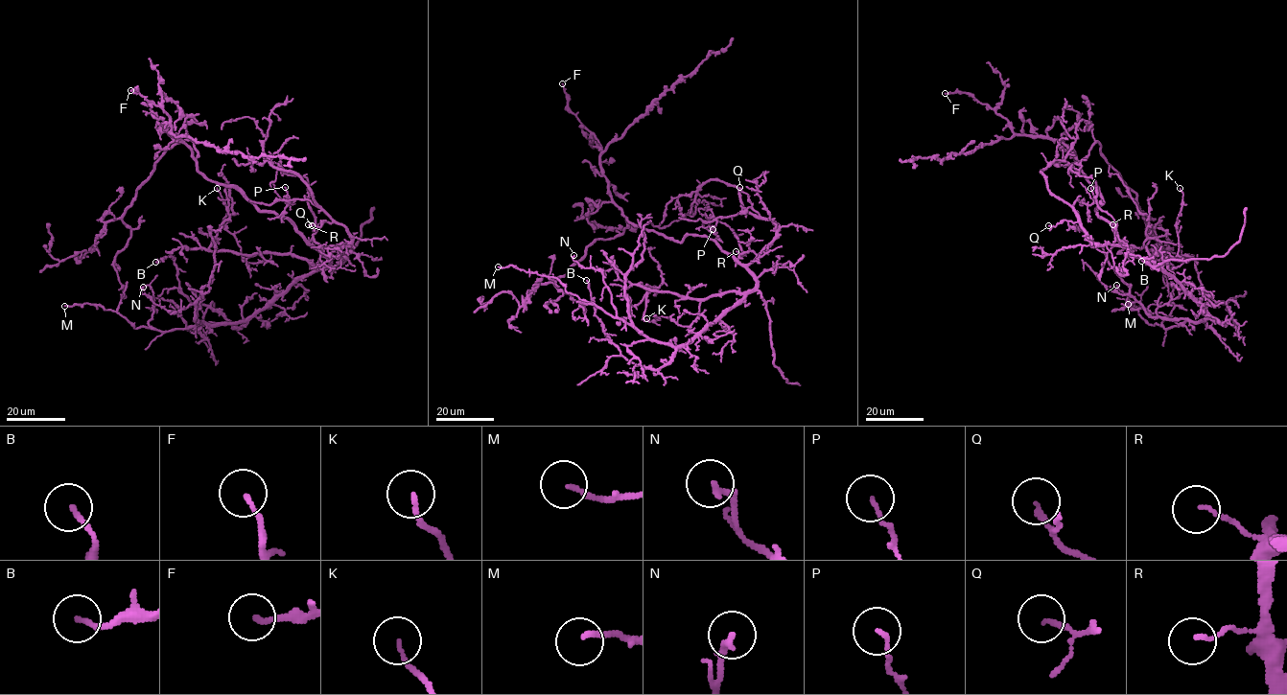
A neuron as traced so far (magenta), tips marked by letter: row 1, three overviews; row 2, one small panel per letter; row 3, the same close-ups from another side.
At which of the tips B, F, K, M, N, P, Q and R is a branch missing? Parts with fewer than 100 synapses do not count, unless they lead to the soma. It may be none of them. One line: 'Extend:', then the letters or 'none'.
Extend: none

